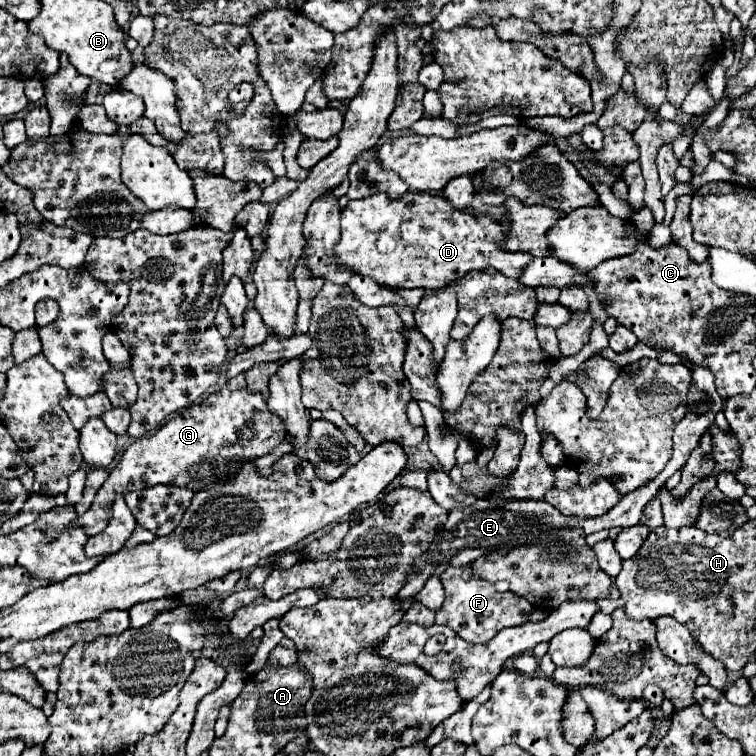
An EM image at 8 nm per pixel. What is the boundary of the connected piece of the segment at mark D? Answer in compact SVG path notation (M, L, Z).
M374 193L370 197L350 201L342 211L342 239L336 243L338 261L358 275L372 277L380 281L380 285L388 285L392 289L404 287L422 287L422 289L442 289L448 283L464 277L470 271L486 271L494 269L506 277L520 279L520 273L532 257L528 253L512 253L502 247L504 237L498 221L490 215L466 213L446 201L442 195L430 193L406 193L402 197L390 197L388 193Z

